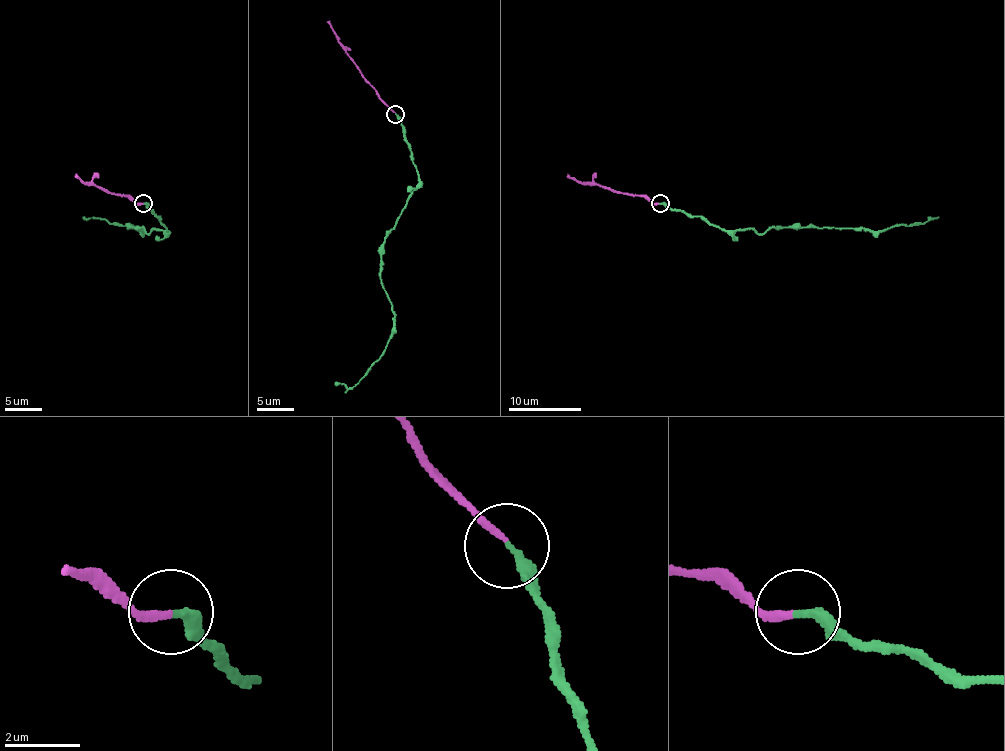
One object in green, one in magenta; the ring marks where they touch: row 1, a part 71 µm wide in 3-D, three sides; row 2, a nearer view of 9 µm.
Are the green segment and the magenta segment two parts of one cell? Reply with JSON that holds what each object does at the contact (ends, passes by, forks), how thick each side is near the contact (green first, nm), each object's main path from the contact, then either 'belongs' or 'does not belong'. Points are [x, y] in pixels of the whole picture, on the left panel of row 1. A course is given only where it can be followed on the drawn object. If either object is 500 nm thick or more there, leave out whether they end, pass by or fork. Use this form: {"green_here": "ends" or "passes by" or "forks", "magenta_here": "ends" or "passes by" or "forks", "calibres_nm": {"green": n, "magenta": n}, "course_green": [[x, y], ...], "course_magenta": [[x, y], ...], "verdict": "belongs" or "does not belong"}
{"green_here": "ends", "magenta_here": "ends", "calibres_nm": {"green": 280, "magenta": 180}, "course_green": [[143, 203], [159, 216], [166, 231], [146, 233], [143, 227], [128, 227], [141, 227], [141, 231], [82, 216]], "course_magenta": [[143, 203], [84, 183], [75, 174]], "verdict": "belongs"}

